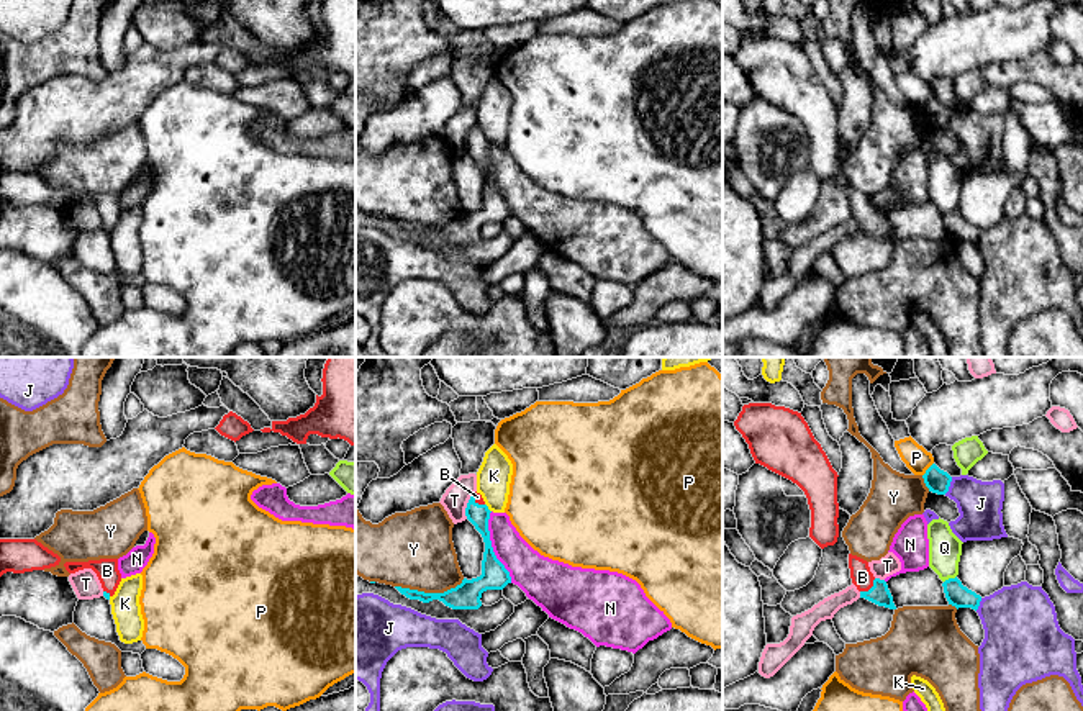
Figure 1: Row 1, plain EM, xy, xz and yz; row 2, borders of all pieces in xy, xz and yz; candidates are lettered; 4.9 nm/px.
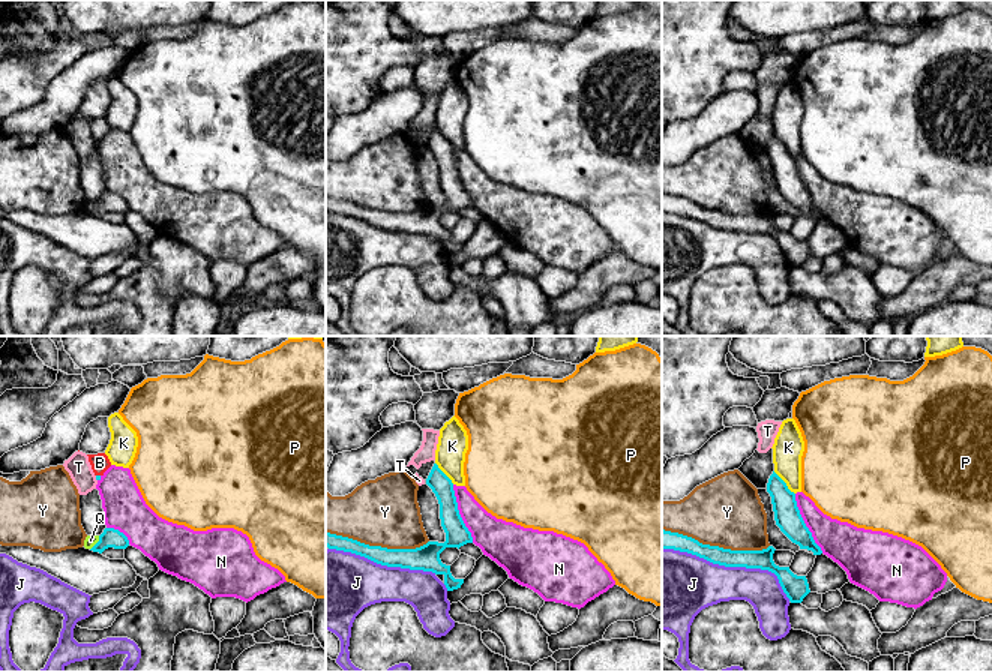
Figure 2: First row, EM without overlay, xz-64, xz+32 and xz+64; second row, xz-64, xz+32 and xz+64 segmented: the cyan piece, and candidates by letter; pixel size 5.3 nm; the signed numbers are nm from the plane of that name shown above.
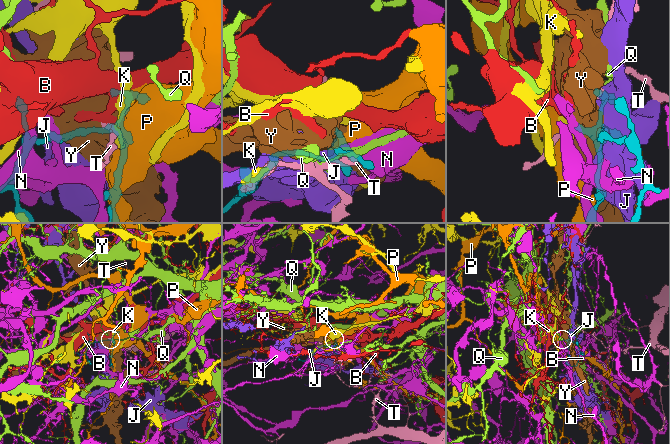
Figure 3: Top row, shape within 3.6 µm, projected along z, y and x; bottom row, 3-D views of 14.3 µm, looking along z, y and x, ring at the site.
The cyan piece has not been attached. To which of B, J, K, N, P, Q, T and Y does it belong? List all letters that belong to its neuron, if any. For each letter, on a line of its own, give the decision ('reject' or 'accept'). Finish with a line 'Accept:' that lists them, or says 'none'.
B: accept
J: reject
K: reject
N: reject
P: reject
Q: reject
T: reject
Y: reject
Accept: B

